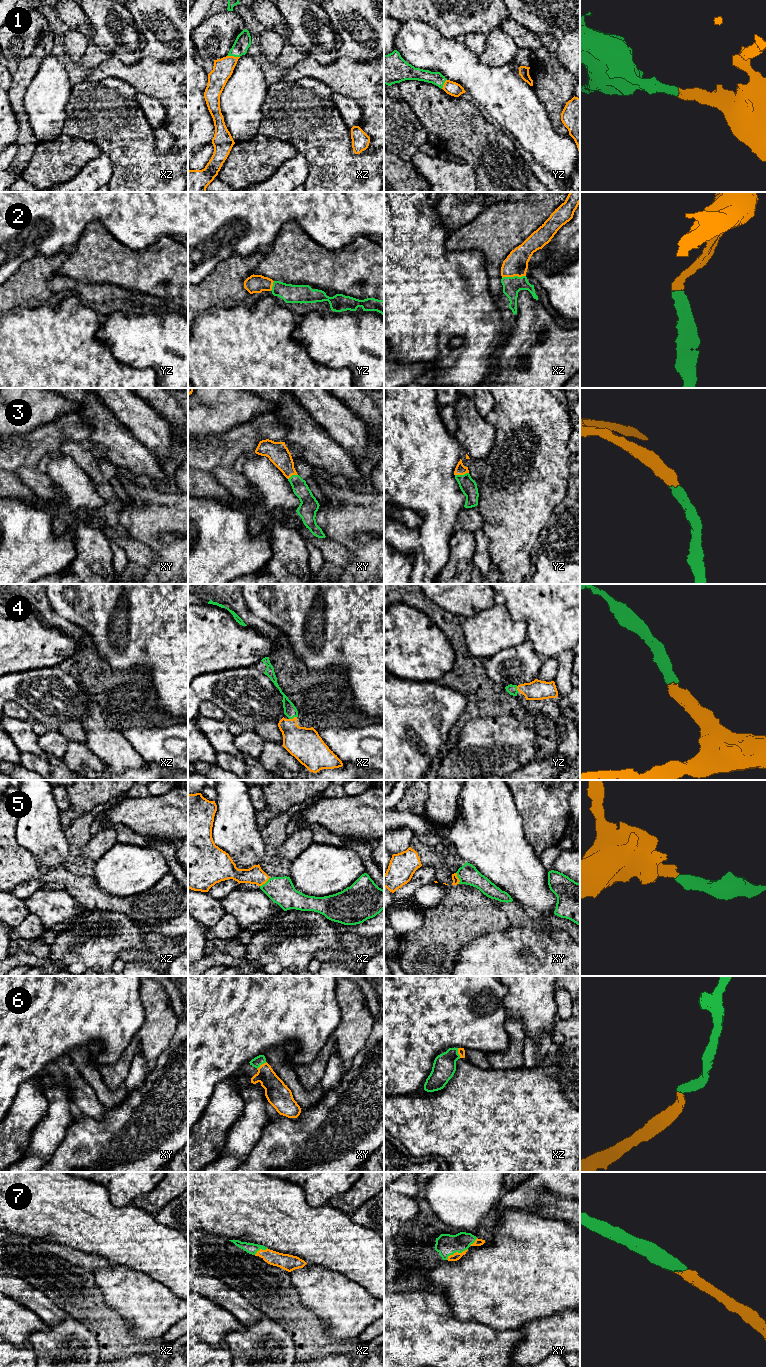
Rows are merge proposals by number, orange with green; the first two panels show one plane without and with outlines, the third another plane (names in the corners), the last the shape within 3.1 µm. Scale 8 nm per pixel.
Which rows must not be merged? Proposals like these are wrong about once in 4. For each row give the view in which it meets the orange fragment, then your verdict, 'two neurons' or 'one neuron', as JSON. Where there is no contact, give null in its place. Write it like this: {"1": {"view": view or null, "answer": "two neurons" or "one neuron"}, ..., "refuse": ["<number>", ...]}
{"1": {"view": "xz", "answer": "one neuron"}, "2": {"view": "xz", "answer": "one neuron"}, "3": {"view": "yz", "answer": "one neuron"}, "4": {"view": "xz", "answer": "one neuron"}, "5": {"view": "xy", "answer": "one neuron"}, "6": {"view": "xy", "answer": "one neuron"}, "7": {"view": "xy", "answer": "one neuron"}, "refuse": []}

